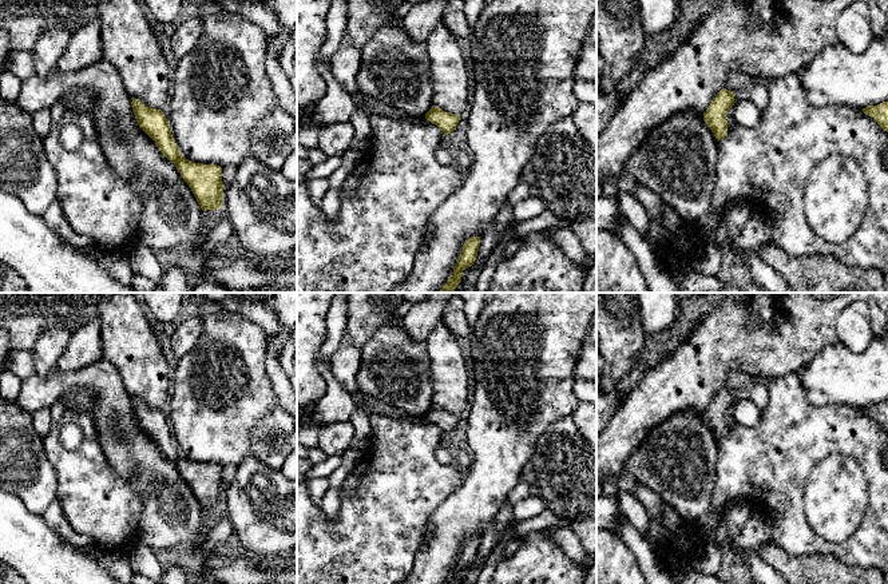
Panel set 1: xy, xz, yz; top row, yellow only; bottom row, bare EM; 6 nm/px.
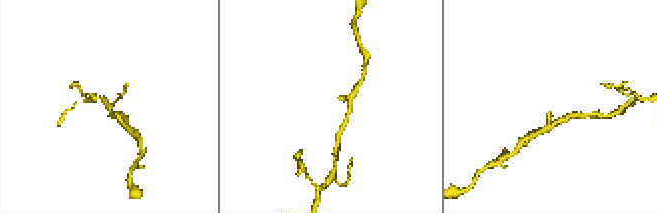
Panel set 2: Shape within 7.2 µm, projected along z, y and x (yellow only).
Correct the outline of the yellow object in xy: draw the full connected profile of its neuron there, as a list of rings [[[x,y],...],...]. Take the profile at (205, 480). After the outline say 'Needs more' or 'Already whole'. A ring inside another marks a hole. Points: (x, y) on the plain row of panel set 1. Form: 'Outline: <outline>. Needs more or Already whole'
Outline: [[[131,397],[132,410],[139,426],[155,441],[159,450],[177,466],[183,480],[191,488],[203,510],[219,509],[223,502],[225,484],[222,466],[217,464],[194,462],[179,450],[162,409],[144,405]]]. Already whole

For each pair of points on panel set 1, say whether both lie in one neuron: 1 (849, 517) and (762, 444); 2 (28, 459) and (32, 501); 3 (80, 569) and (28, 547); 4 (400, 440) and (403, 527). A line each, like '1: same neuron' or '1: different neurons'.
1: different neurons
2: same neuron
3: same neuron
4: same neuron

